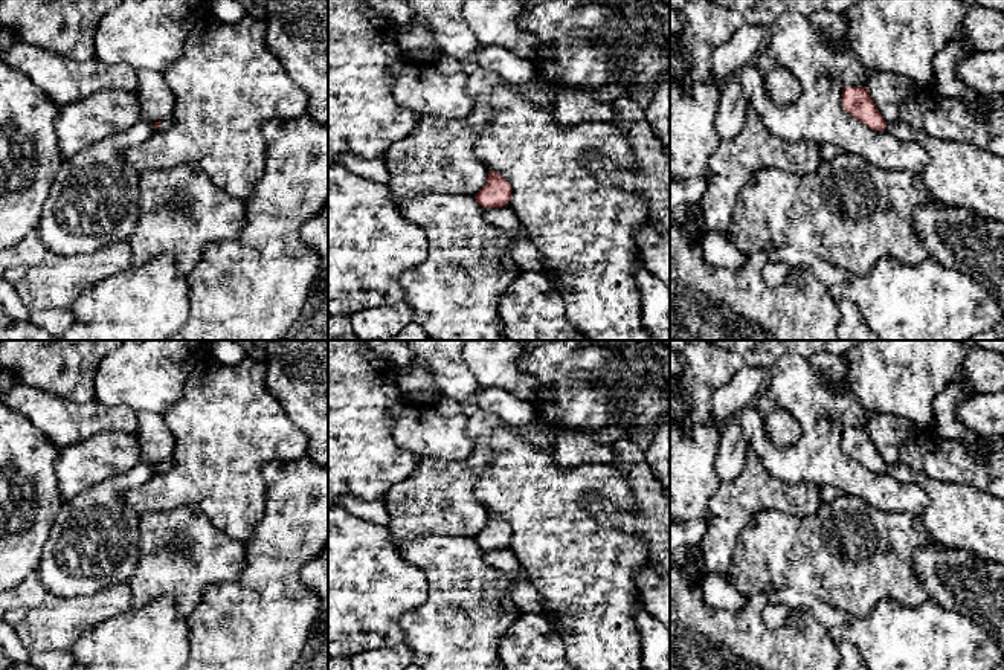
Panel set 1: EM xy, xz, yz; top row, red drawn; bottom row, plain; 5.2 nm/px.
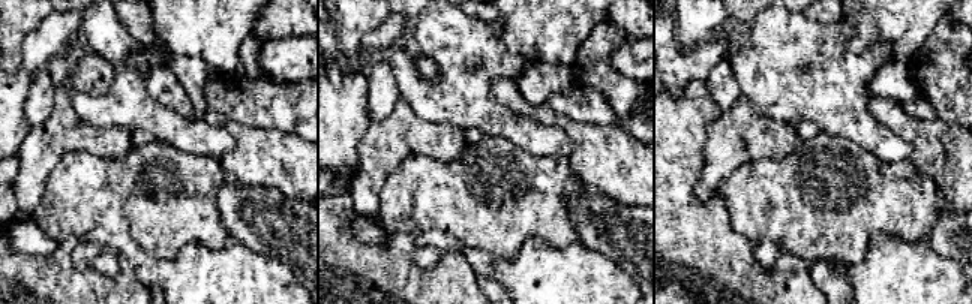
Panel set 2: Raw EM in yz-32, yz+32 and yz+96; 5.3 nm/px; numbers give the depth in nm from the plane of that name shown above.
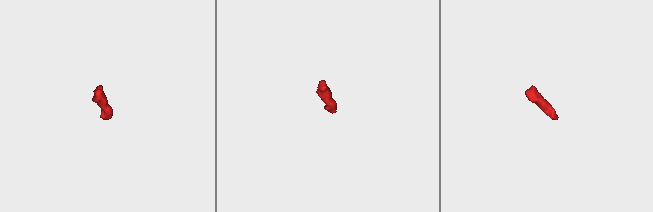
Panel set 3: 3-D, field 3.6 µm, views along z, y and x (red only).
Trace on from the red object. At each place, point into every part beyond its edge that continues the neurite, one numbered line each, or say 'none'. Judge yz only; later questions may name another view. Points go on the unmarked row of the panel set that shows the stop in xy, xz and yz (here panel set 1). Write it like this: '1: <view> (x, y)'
1: yz (958, 515)

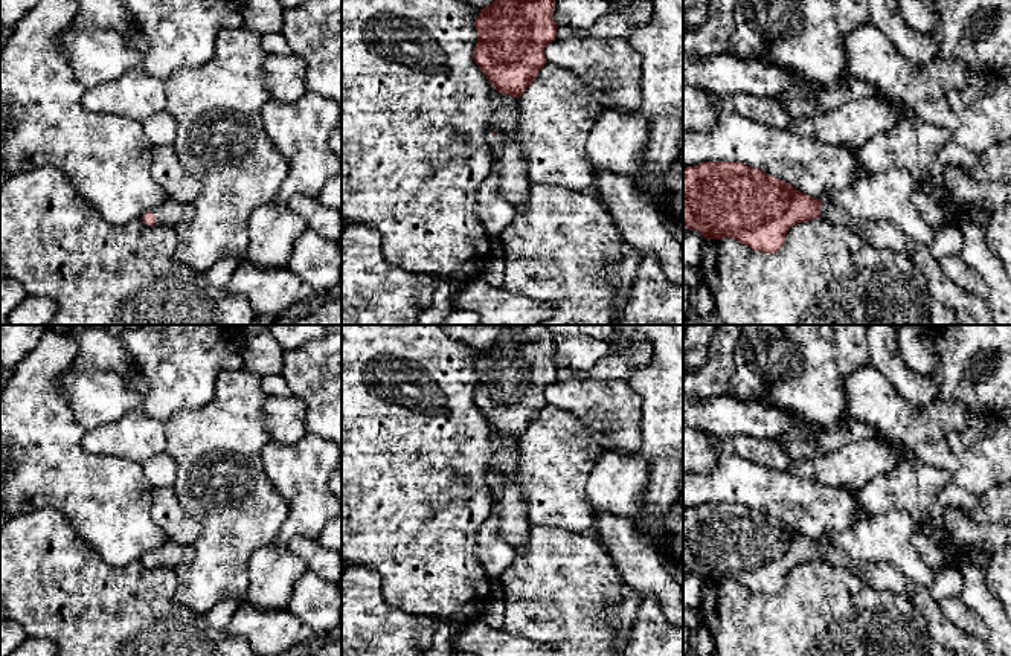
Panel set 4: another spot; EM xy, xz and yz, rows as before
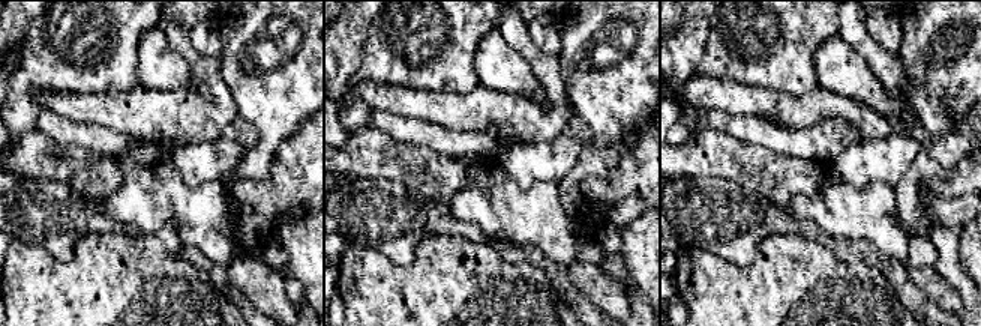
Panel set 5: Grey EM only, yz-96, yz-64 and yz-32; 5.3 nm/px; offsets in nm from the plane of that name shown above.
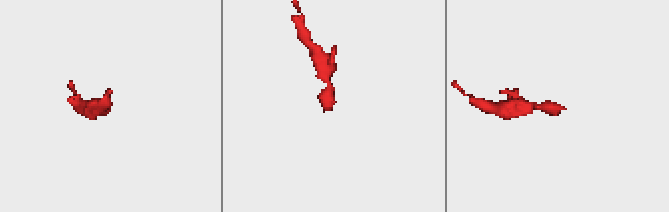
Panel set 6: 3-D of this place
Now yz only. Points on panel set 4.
1: yz (880, 575)

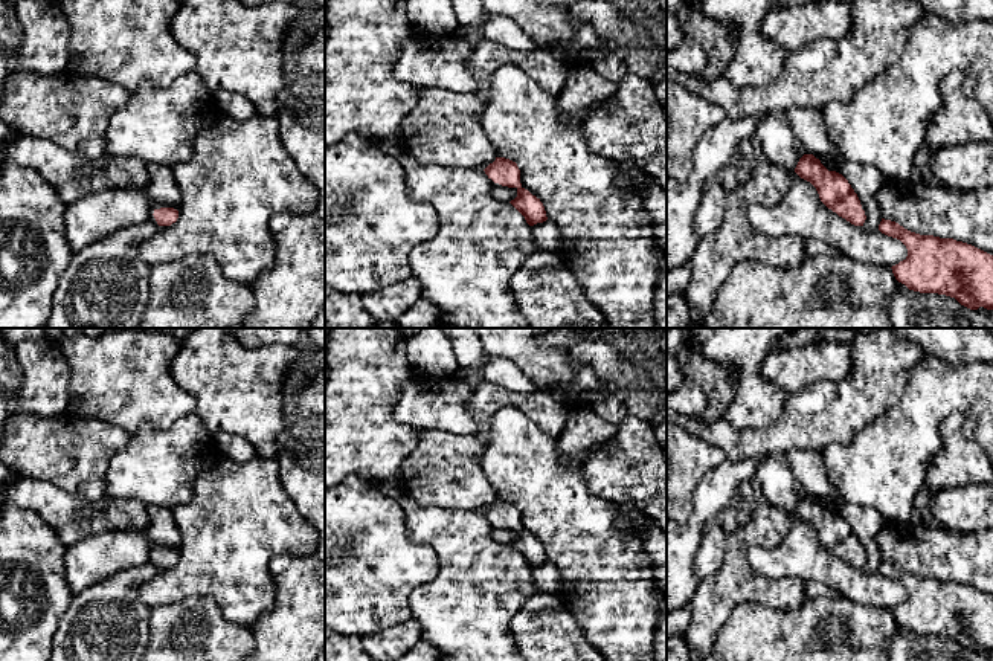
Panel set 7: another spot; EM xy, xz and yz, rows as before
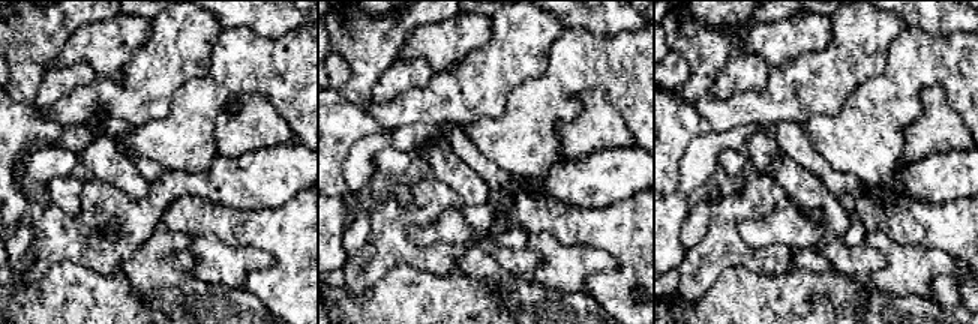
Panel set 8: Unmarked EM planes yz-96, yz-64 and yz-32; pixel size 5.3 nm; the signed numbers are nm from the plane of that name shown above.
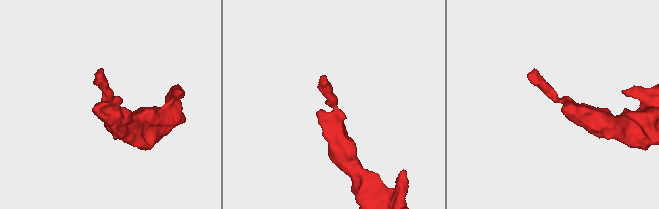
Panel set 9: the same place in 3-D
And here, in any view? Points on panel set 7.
none

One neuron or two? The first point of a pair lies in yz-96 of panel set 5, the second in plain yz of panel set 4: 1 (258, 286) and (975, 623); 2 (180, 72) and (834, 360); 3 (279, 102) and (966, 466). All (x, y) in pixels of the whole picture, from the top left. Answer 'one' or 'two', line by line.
1: one
2: two
3: two

